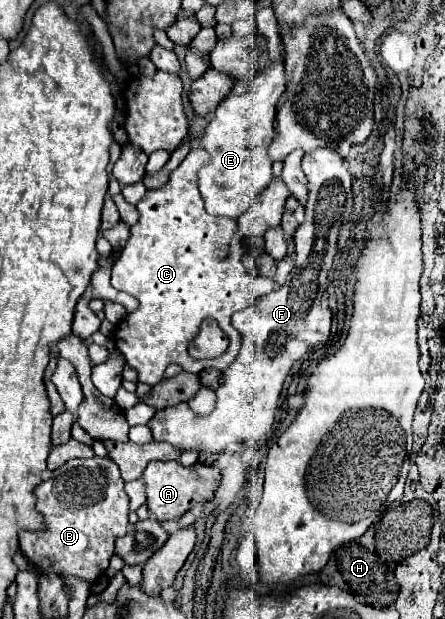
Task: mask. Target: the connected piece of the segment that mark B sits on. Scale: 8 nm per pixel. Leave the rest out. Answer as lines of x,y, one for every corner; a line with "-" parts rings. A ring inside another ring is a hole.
92,457
92,459
74,459
58,467
50,479
36,487
38,511
46,517
48,529
44,533
22,533
20,551
28,561
46,577
76,577
86,583
96,583
108,569
110,557
114,555
116,537
126,535
130,501
124,493
124,481
120,479
120,469
110,457

